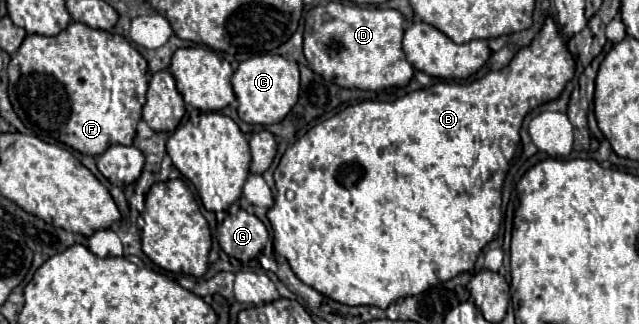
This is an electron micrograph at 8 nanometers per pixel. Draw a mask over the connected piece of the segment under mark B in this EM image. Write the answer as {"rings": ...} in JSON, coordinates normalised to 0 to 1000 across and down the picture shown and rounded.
{"rings":[[[856,49],[850,68],[850,86],[834,117],[834,130],[815,148],[803,173],[800,198],[787,216],[768,216],[756,241],[731,253],[731,259],[684,253],[678,265],[649,278],[618,315],[562,315],[527,346],[521,364],[499,377],[477,420],[471,420],[459,451],[449,457],[449,469],[443,475],[430,525],[433,605],[430,605],[427,642],[418,654],[418,673],[427,698],[430,778],[449,796],[455,833],[468,852],[471,870],[543,944],[606,951],[621,920],[659,907],[681,877],[700,870],[721,840],[740,833],[750,778],[775,735],[784,698],[784,586],[787,586],[797,506],[814,478],[817,463],[814,401],[818,364],[844,321],[875,302],[875,290],[881,284],[884,259],[897,241],[897,228],[900,228],[900,173],[890,160],[887,130],[881,123],[881,105],[875,99],[875,74],[862,49]]]}

